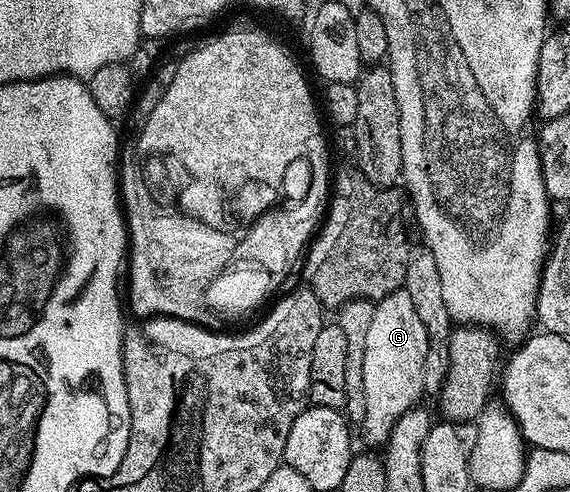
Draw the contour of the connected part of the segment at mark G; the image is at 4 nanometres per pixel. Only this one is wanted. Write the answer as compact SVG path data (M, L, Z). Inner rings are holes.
M402 287L387 295L375 304L375 315L371 318L371 327L367 330L367 347L363 351L363 395L365 396L365 437L377 447L384 446L389 440L389 432L395 427L398 419L418 404L417 401L425 393L423 375L425 360L429 350L427 327L423 327L423 319L415 312L415 303L411 303L411 295Z

